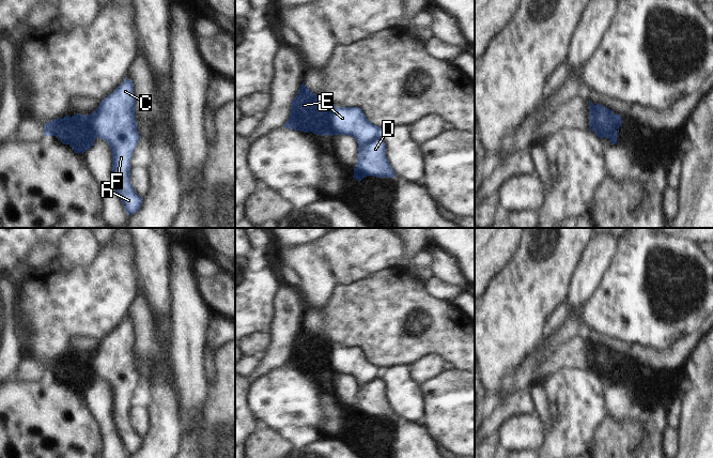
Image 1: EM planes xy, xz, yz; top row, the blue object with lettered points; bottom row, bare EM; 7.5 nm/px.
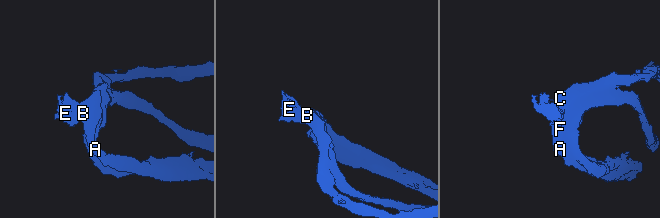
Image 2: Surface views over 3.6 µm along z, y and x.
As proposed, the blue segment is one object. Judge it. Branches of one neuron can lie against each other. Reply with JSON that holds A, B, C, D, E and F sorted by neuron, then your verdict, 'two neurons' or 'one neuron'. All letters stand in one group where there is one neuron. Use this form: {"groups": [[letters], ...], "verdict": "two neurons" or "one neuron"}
{"groups": [["A", "B", "C", "D", "F"], ["E"]], "verdict": "two neurons"}

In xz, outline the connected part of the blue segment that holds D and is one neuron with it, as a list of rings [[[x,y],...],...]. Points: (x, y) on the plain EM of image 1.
[[[334,347],[330,363],[335,375],[348,375],[358,383],[357,402],[353,417],[361,421],[367,415],[376,417],[394,417],[394,412],[386,397],[386,384],[379,377],[384,370],[381,366],[372,364],[359,347]]]

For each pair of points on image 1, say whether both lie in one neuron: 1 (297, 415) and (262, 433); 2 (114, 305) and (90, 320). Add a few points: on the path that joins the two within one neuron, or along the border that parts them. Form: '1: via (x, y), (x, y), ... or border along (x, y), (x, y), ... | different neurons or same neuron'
1: border along (260, 424), (277, 431) | different neurons
2: via (108, 305), (105, 305), (96, 314) | same neuron

